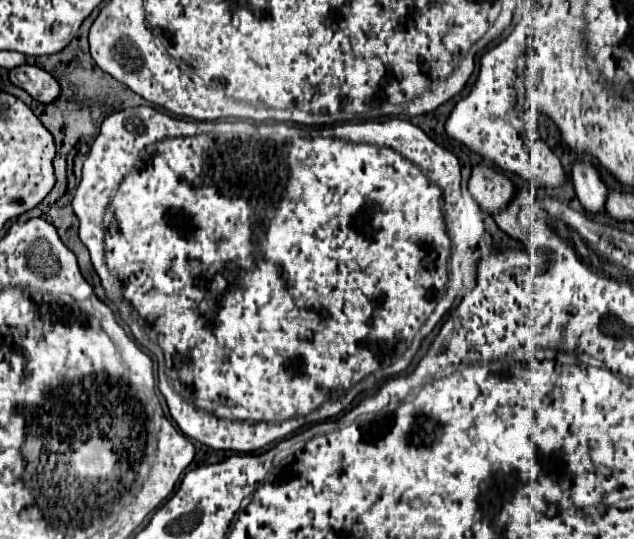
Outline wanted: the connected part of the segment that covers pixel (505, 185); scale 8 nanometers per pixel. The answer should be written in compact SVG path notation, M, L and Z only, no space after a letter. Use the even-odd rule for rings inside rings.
M480 162L472 168L468 190L480 204L480 208L488 214L498 212L514 196L514 186L510 178L486 162Z

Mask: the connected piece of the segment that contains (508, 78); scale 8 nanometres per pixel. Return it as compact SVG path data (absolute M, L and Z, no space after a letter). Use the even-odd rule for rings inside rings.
M520 22L504 42L500 42L482 56L478 80L470 94L454 106L452 114L446 120L446 132L450 138L466 144L472 152L494 162L500 170L526 176L526 144L522 140L522 134L506 120L508 110L512 110L512 106L516 104L512 84L518 78L516 58L522 56L522 50L526 50L526 22Z

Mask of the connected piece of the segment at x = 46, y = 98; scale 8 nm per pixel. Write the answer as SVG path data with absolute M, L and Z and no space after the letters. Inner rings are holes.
M22 64L18 68L10 70L10 82L22 90L26 90L34 100L38 102L52 102L60 94L58 82L38 66Z

